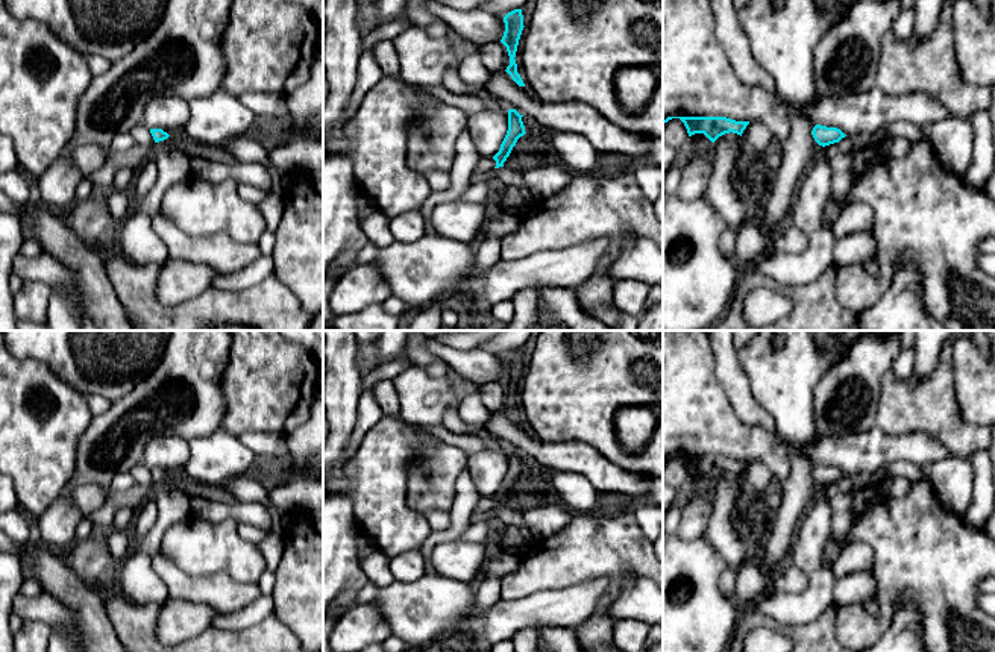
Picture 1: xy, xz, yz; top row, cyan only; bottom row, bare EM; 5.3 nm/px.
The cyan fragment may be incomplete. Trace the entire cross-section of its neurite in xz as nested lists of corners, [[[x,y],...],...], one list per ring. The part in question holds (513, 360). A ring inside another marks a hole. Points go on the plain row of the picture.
[[[514,349],[511,352],[508,352],[504,356],[504,362],[505,362],[505,371],[504,376],[501,379],[501,382],[507,387],[508,396],[510,396],[510,405],[507,406],[507,412],[511,415],[511,418],[519,425],[519,426],[525,426],[520,414],[517,412],[517,403],[516,403],[516,391],[517,391],[517,385],[519,385],[519,379],[523,370],[523,355],[522,355],[522,349]]]

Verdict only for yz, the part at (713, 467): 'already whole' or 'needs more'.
already whole

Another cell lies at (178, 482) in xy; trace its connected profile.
[[[182,473],[179,475],[170,475],[170,482],[162,487],[159,493],[182,493],[190,500],[194,499],[211,499],[218,500],[224,503],[237,503],[238,500],[231,496],[223,487],[208,487],[208,485],[197,485],[188,478],[185,478]]]

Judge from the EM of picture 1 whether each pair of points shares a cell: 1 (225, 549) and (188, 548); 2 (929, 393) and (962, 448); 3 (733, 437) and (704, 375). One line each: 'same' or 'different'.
1: same
2: same
3: same

